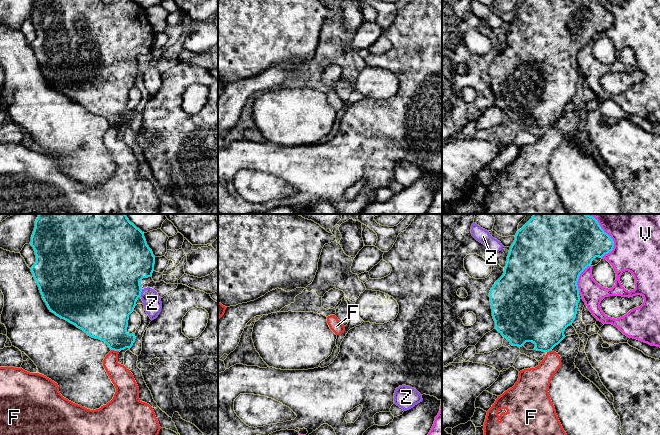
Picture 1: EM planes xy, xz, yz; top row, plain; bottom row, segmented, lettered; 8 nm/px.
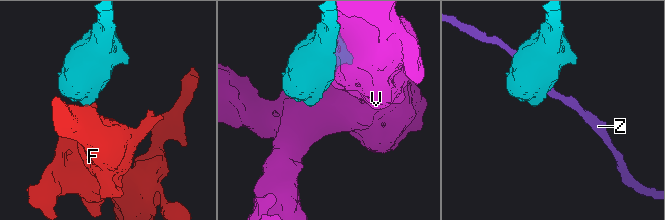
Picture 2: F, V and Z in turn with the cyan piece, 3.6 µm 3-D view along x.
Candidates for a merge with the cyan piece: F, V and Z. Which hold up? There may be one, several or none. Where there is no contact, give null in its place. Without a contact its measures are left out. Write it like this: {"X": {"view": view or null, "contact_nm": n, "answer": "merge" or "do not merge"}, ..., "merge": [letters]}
{"F": {"view": "xy", "contact_nm": 70, "answer": "do not merge"}, "V": {"view": "yz", "contact_nm": 280, "answer": "do not merge"}, "Z": {"view": "xy", "contact_nm": 70, "answer": "do not merge"}, "merge": []}

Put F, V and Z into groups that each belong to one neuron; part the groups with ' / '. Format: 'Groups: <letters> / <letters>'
Groups: F / V / Z

